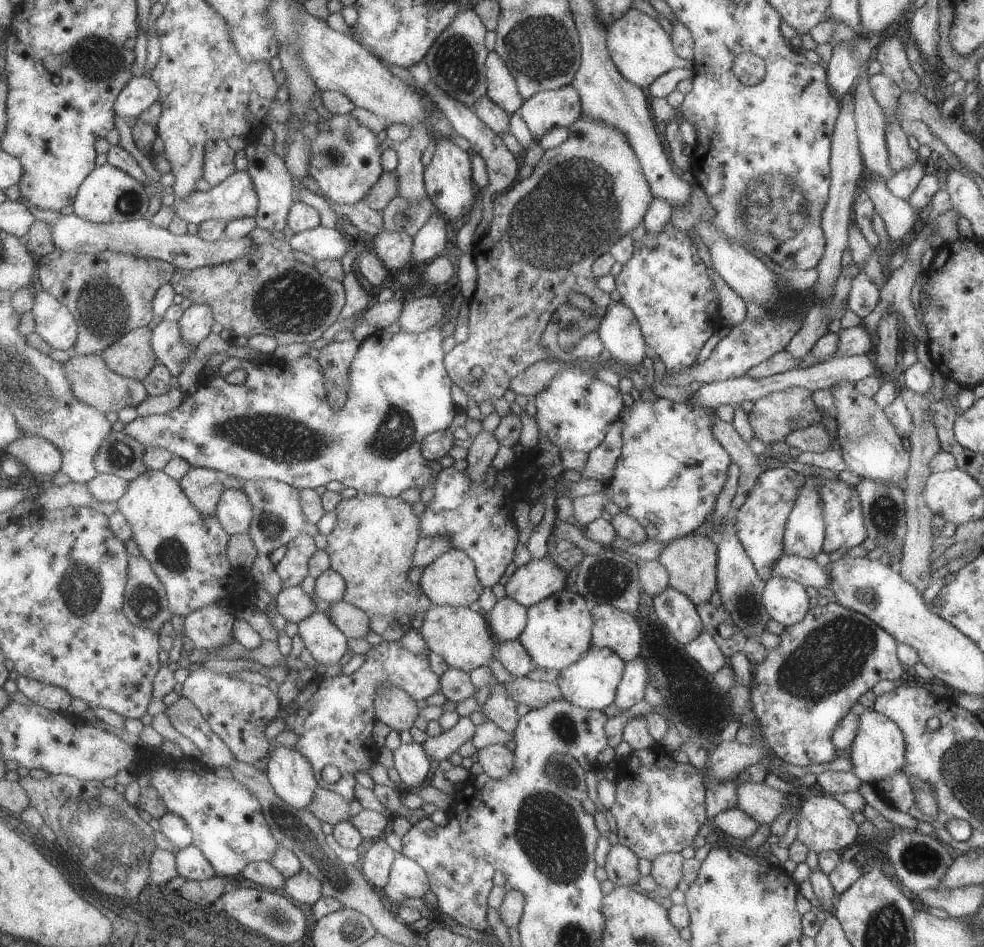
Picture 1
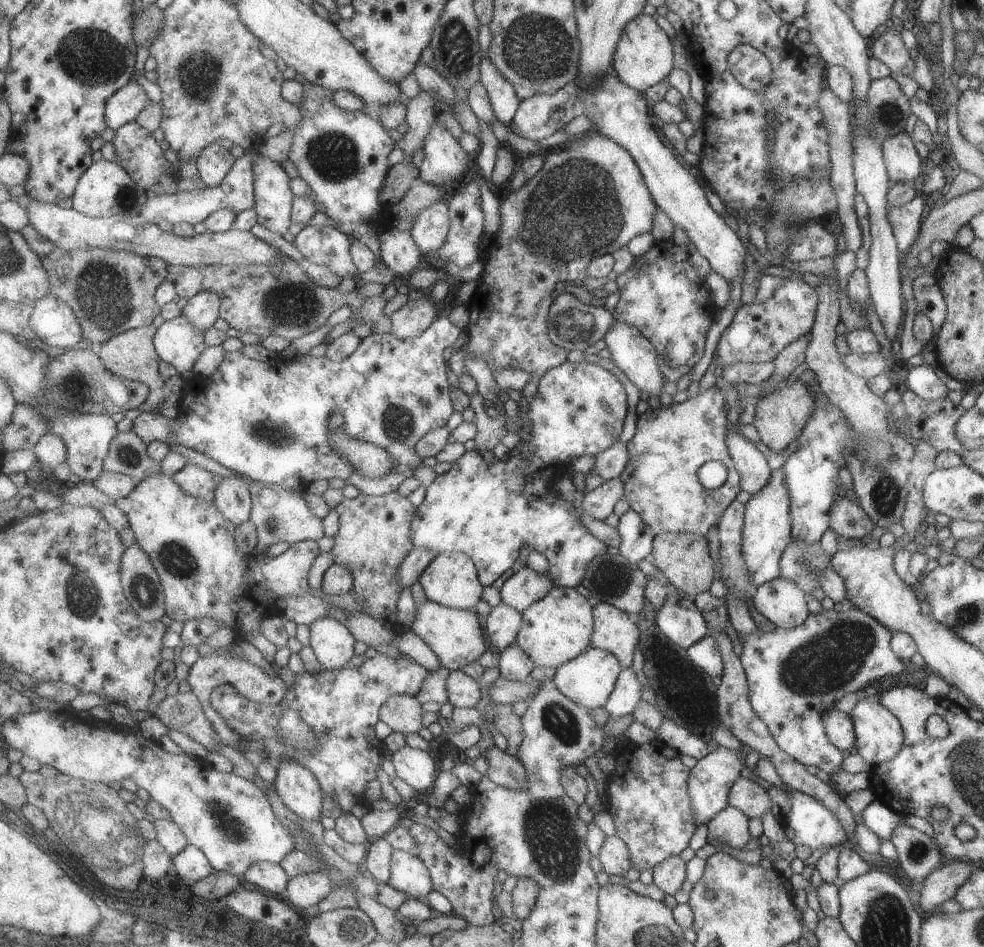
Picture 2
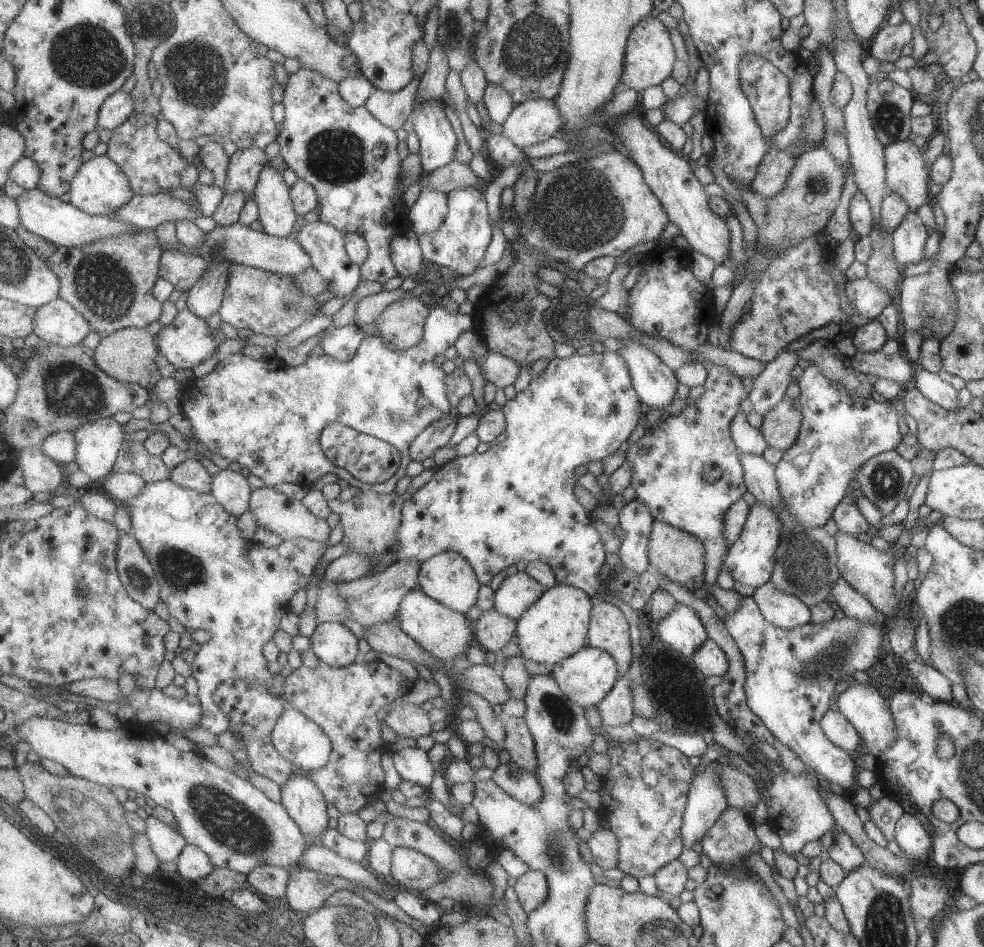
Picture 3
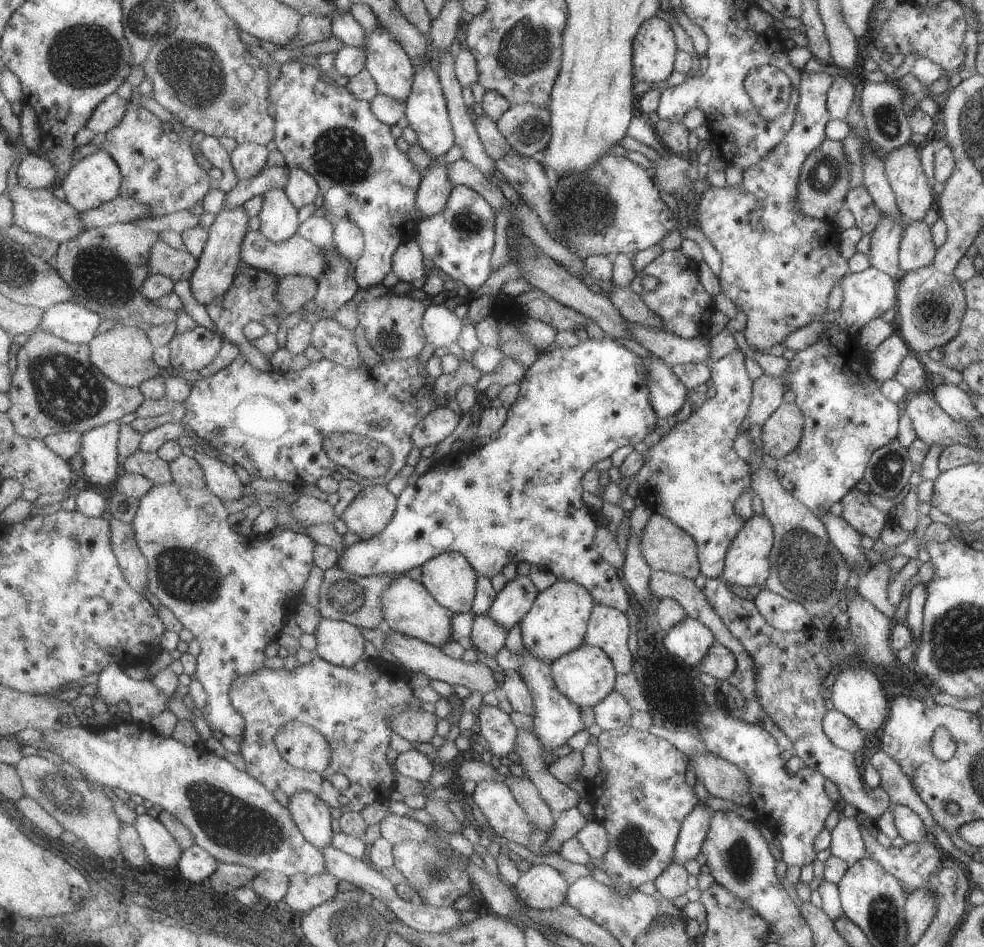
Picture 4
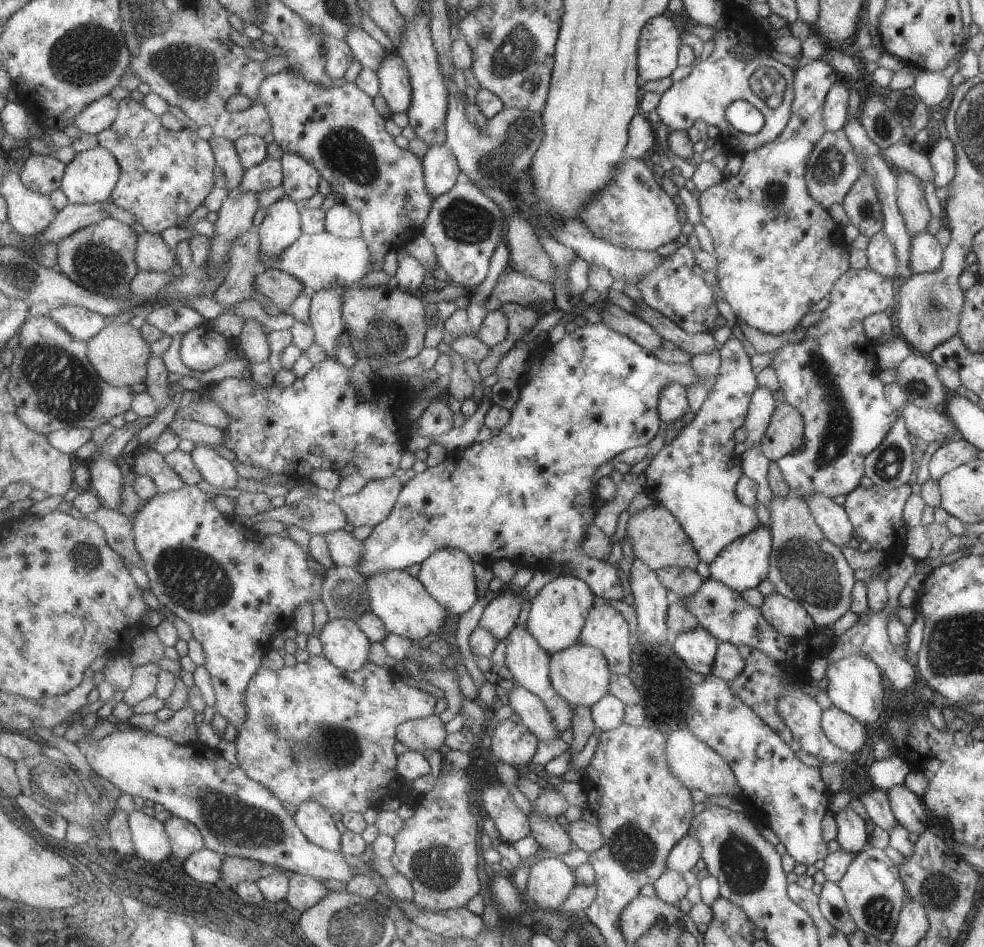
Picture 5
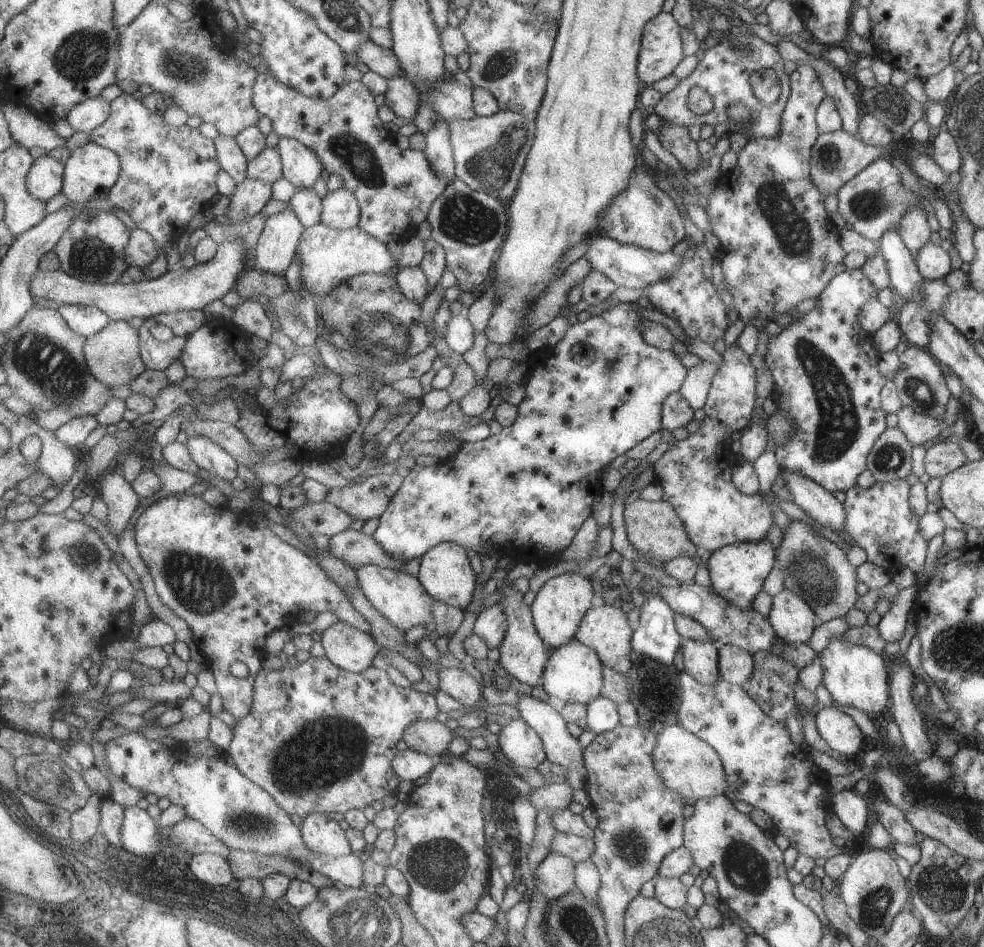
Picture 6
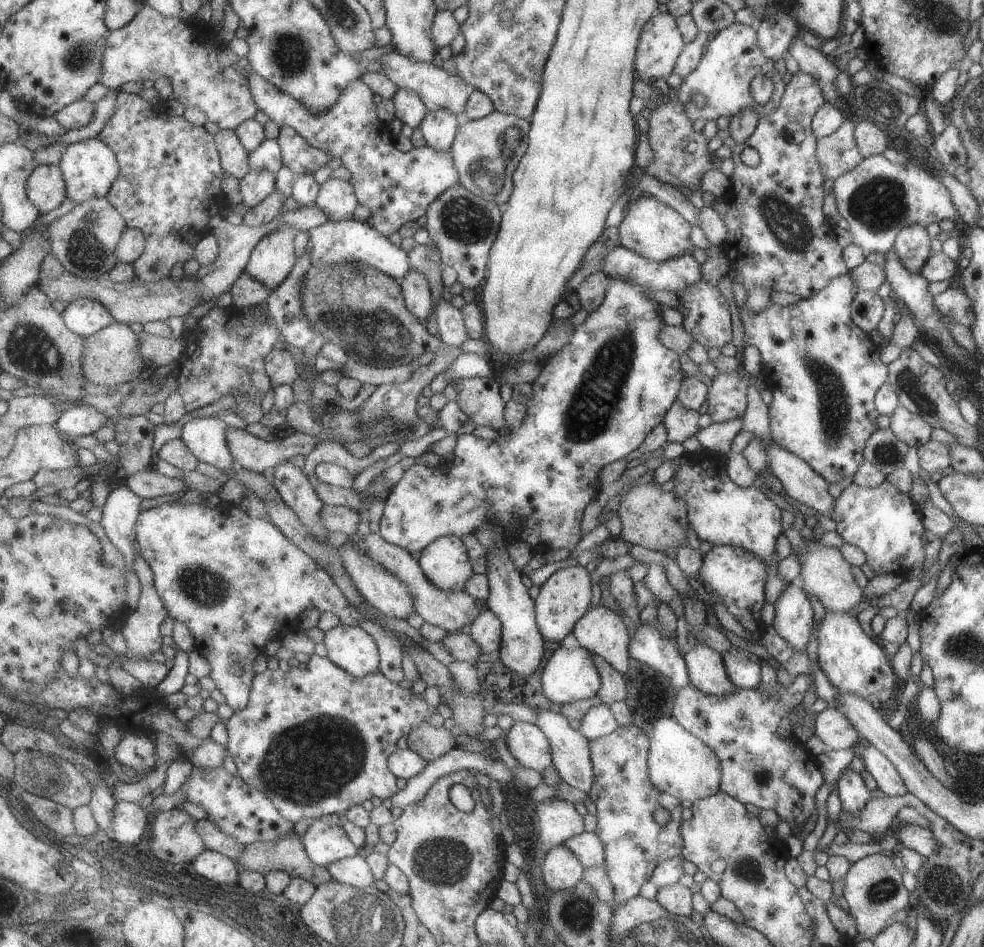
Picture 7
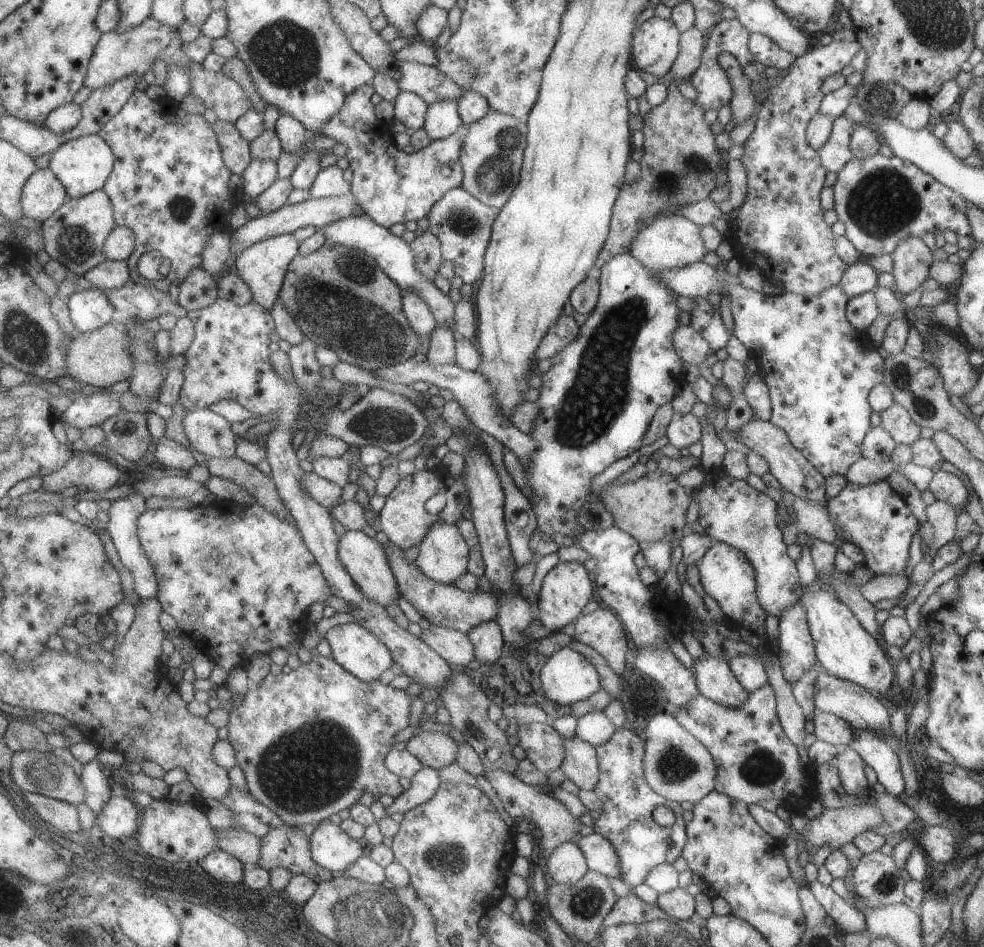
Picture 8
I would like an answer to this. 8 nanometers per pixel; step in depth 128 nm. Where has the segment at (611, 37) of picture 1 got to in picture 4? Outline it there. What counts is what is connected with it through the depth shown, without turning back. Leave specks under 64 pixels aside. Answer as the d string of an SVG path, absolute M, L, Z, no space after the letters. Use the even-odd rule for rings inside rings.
M662 18L644 22L634 44L636 81L654 84L667 79L675 71L678 52L673 29Z

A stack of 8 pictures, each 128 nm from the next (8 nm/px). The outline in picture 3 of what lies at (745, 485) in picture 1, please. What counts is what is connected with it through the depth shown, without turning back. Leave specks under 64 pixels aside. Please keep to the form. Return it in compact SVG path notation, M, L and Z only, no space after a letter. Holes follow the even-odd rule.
M739 454L743 466L744 480L748 492L755 496L758 502L770 505L778 514L783 524L780 544L776 547L776 562L771 581L781 590L797 596L809 607L816 605L826 596L830 596L832 585L840 578L837 567L837 542L824 527L813 529L804 528L788 512L775 472L775 465L768 463L762 455Z

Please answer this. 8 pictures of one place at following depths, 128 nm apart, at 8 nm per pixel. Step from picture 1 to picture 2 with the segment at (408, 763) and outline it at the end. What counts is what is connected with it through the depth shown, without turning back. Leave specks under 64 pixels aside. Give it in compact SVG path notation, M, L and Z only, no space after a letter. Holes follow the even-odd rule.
M406 746L393 754L398 776L416 790L434 790L439 780L438 762L426 750Z

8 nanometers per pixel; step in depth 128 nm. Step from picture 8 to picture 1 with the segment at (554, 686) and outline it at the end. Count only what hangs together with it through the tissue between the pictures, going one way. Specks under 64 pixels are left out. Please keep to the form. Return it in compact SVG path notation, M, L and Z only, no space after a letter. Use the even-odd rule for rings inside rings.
M592 646L576 664L561 671L557 683L562 687L565 698L588 710L602 711L615 702L618 686L626 670L626 661L611 648Z

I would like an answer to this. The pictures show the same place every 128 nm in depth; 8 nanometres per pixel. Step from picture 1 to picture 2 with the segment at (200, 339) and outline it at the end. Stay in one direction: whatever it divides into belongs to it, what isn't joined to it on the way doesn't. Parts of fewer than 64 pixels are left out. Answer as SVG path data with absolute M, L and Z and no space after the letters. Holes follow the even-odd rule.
M204 291L188 300L184 315L197 329L207 333L220 320L222 303L223 298L218 293Z

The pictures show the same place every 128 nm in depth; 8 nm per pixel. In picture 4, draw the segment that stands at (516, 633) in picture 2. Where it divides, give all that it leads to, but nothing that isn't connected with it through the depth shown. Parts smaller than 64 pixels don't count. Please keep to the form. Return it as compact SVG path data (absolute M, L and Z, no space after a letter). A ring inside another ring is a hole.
M478 615L473 626L473 634L468 642L479 651L497 658L500 652L505 650L508 636L510 630L500 626L492 616Z

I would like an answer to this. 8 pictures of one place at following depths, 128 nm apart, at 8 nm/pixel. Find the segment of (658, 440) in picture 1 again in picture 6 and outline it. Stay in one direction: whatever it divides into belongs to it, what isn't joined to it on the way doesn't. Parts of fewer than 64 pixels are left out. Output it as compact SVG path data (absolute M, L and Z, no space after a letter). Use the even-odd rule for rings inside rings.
M736 342L726 347L721 355L723 363L711 382L701 410L700 427L686 439L674 441L652 466L654 484L660 485L664 491L662 500L675 508L697 548L712 553L729 544L762 540L774 525L771 510L762 494L748 496L736 490L730 476L730 462L720 460L734 458L726 446L727 437L736 429L746 428L759 401L757 374L750 363L750 355Z

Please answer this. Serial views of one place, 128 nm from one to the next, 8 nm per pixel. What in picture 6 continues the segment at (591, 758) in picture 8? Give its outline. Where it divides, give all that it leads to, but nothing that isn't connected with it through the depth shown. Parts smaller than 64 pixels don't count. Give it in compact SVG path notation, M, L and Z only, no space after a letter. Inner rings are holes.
M524 695L521 698L518 706L522 714L522 718L533 726L544 739L549 760L556 764L561 764L568 768L568 782L576 789L586 789L587 770L584 766L583 752L584 749L580 746L580 740L570 732L570 726L566 717L549 704L545 700L536 698L535 696Z

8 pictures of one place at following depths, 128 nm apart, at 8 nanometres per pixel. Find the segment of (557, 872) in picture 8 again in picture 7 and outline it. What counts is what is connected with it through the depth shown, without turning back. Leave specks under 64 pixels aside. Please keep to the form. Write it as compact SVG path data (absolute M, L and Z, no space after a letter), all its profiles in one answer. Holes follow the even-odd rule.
M560 845L550 851L544 865L544 876L552 891L579 887L586 871L583 862L567 845Z

